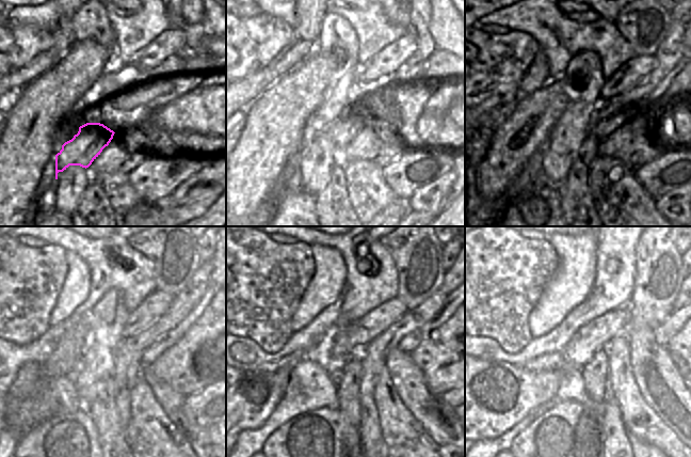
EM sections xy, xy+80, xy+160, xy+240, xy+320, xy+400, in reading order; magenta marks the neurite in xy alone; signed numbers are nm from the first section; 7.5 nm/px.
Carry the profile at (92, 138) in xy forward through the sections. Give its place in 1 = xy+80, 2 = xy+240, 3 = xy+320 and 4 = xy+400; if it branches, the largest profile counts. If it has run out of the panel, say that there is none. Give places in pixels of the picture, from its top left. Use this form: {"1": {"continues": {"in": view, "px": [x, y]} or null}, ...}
{"1": {"continues": {"in": "xy+80", "px": [340, 132]}}, "2": {"continues": {"in": "xy+240", "px": [169, 339]}}, "3": {"continues": {"in": "xy+320", "px": [410, 342]}}, "4": {"continues": {"in": "xy+400", "px": [662, 335]}}}

